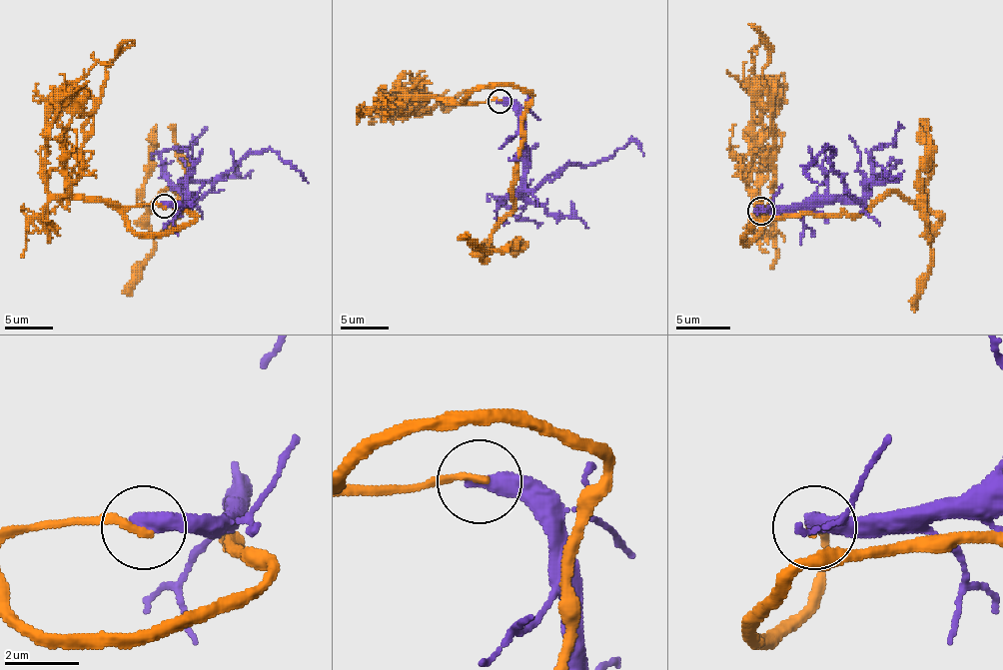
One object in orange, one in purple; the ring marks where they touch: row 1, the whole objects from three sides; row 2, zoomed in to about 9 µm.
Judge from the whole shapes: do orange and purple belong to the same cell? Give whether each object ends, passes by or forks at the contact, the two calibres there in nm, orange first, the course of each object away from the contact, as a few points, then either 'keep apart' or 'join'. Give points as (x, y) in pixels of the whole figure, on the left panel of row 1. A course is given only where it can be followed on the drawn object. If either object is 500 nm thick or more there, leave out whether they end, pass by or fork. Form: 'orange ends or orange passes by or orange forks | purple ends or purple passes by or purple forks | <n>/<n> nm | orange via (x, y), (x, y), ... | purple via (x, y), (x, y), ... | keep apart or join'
orange ends | purple ends | 200/480 nm | orange via (163, 207), (125, 221), (146, 233), (197, 216), (166, 190), (154, 233), (175, 219), (185, 175), (173, 125) | purple via (163, 207), (183, 207), (190, 197), (199, 199), (250, 154), (267, 149), (296, 168), (308, 183) | keep apart

